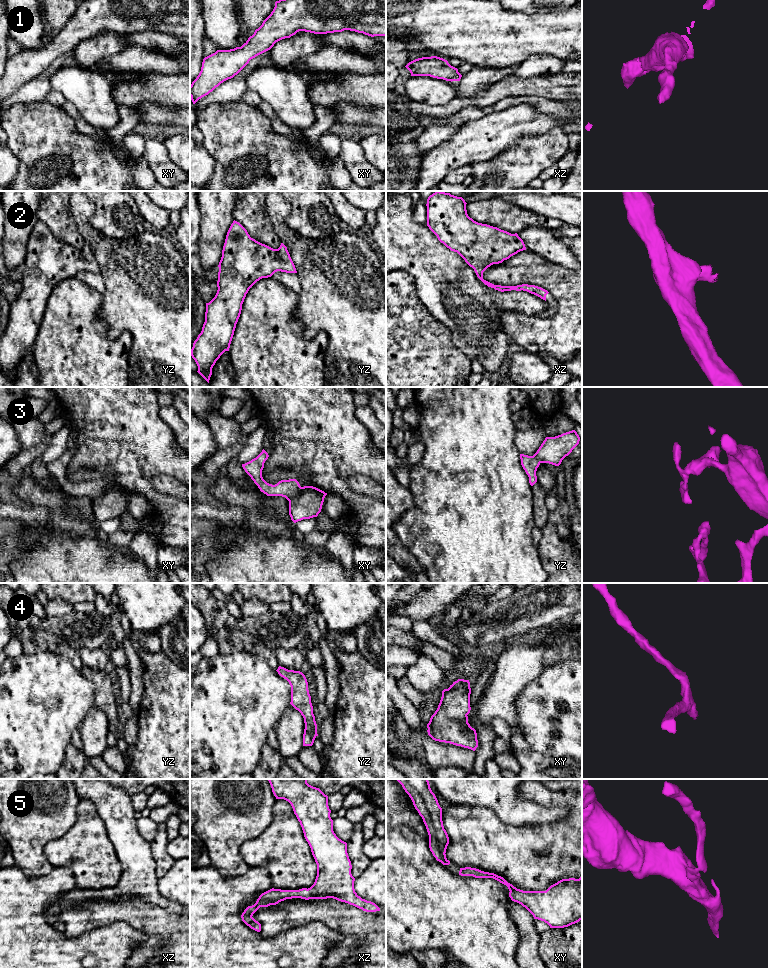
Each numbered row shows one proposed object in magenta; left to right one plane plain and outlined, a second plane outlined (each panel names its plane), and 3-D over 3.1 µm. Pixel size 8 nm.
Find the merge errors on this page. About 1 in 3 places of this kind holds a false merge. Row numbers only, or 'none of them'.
none of them

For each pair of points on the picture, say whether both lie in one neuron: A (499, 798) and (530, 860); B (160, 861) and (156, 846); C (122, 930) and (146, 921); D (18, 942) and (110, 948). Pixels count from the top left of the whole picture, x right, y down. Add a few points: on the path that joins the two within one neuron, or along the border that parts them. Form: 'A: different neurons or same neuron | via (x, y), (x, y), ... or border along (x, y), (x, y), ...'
A: different neurons | border along (493, 812), (508, 824), (536, 824)
B: same neuron | via (160, 857), (159, 850)
C: different neurons | border along (108, 924), (126, 923), (145, 932), (149, 938)
D: same neuron | via (41, 946), (87, 946)

